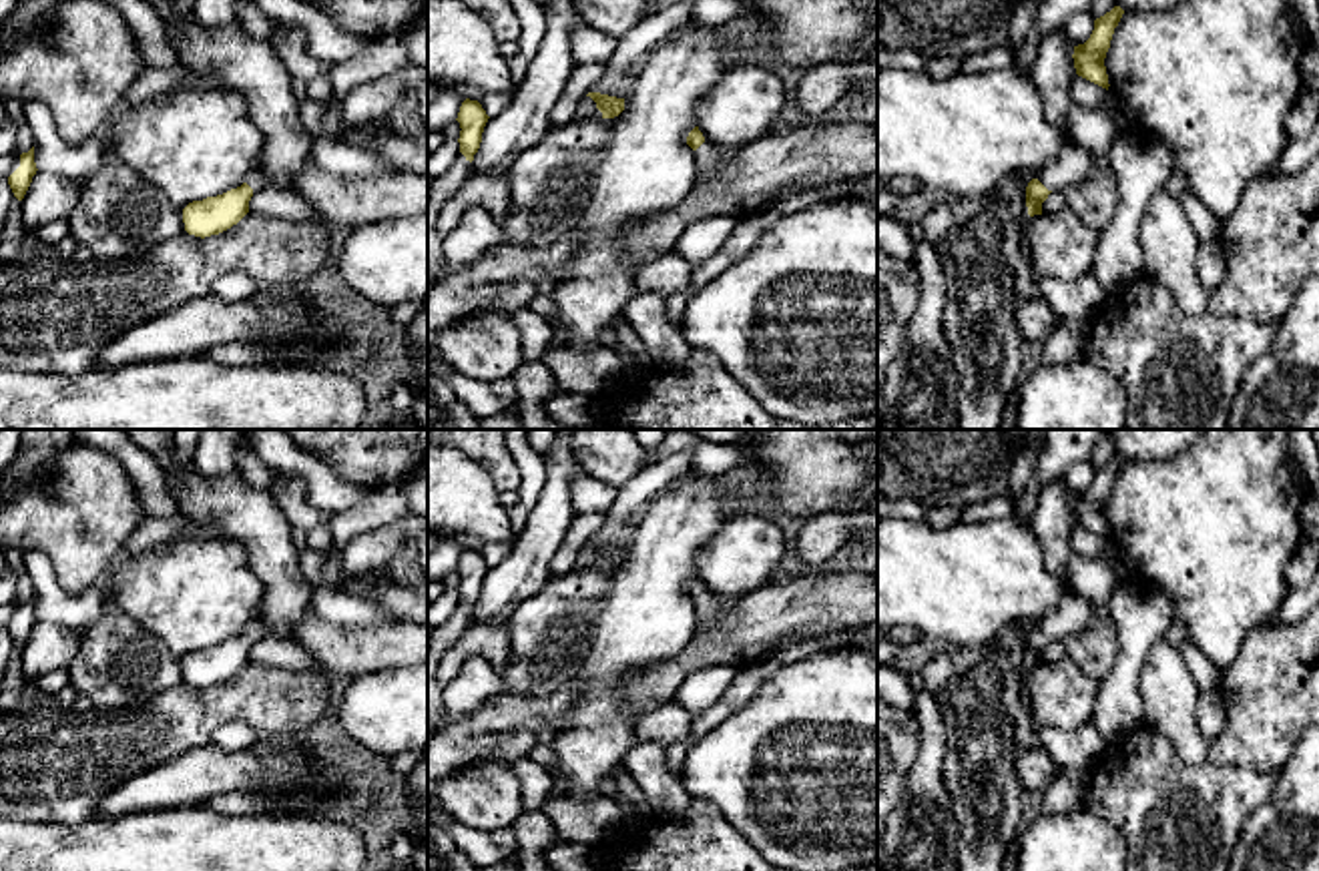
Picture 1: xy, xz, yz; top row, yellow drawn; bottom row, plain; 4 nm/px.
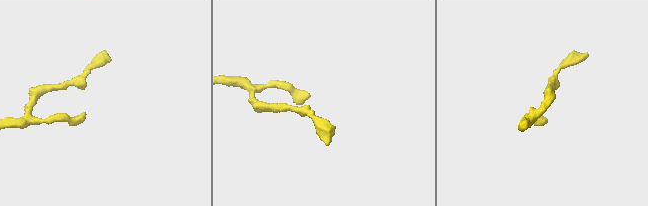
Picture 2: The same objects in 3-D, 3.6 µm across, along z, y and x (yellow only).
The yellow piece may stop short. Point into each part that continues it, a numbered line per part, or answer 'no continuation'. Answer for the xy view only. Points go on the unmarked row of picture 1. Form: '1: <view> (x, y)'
1: xy (255, 629)

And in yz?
1: yz (1075, 613)

